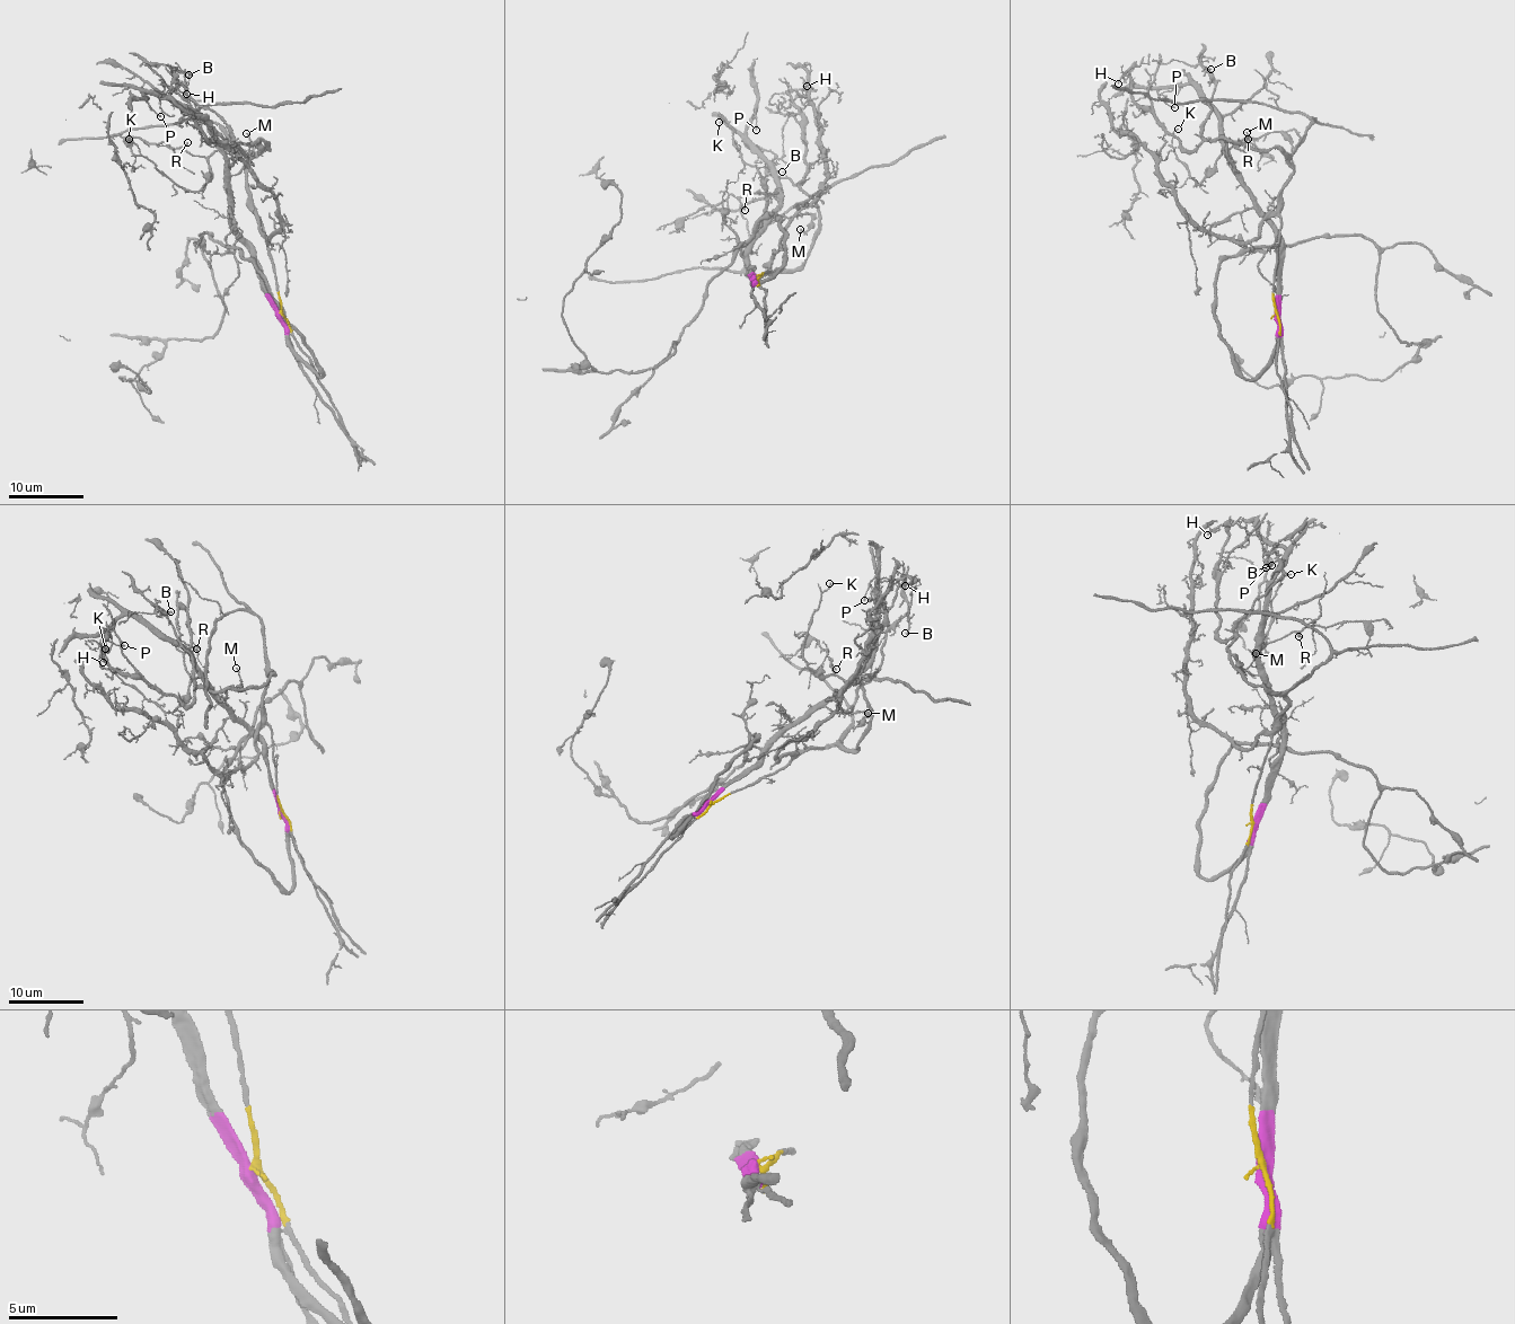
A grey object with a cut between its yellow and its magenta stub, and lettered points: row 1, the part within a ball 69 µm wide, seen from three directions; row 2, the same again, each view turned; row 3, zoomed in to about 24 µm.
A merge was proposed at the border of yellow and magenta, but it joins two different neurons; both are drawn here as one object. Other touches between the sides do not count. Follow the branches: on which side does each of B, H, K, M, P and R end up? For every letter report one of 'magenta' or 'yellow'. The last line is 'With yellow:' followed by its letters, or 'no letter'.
B: yellow
H: yellow
K: magenta
M: magenta
P: magenta
R: magenta
With yellow: B, H

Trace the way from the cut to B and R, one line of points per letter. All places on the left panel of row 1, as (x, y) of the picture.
B: (279, 312), (271, 249), (246, 171), (269, 144), (236, 144), (218, 115), (177, 87), (176, 71), (187, 74)
R: (279, 312), (253, 245), (238, 230), (225, 185), (225, 156), (185, 152), (181, 148), (188, 142)

